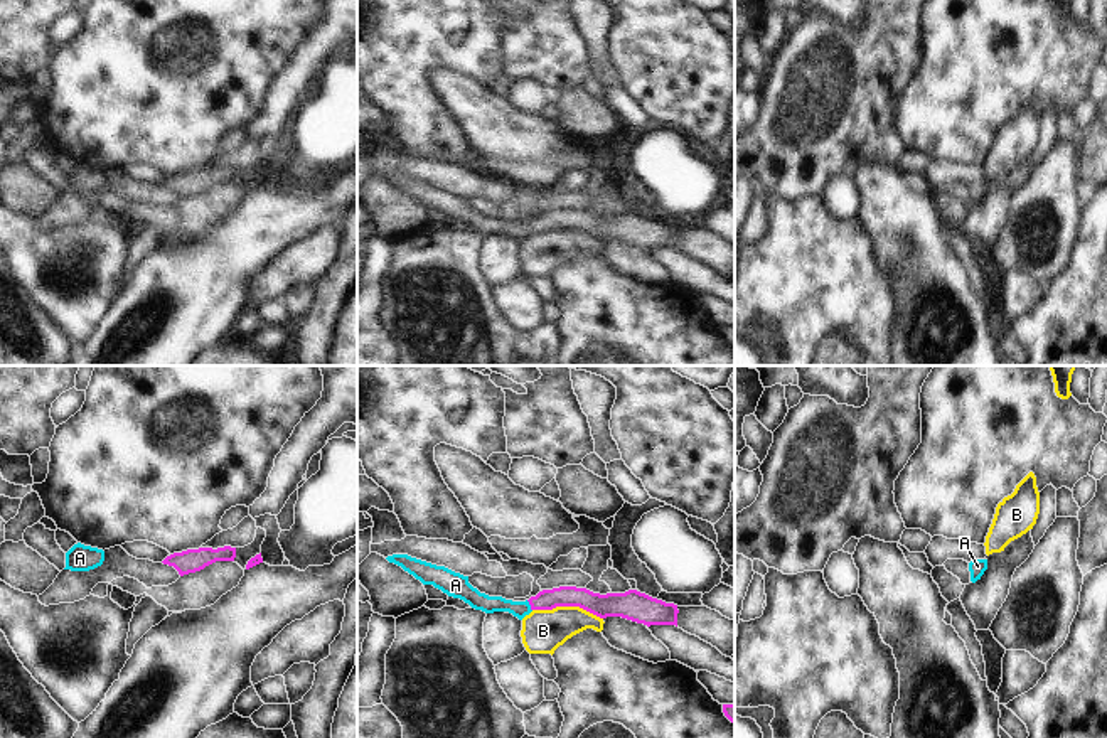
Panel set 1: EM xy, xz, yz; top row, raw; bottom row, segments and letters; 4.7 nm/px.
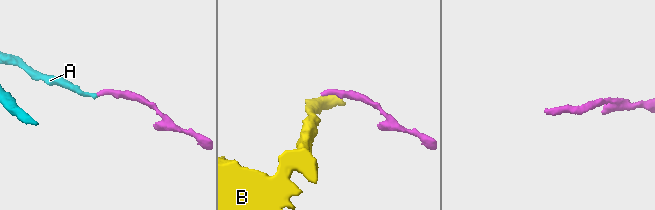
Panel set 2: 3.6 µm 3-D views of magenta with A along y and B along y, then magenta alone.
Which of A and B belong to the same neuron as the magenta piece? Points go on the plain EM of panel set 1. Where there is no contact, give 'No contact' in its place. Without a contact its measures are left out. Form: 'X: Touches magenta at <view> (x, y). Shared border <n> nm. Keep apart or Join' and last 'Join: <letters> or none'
A: Touches magenta at xz (529, 226). Shared border 60 nm. Join
B: Touches magenta at xz (568, 228). Shared border 340 nm. Keep apart
Join: A.

